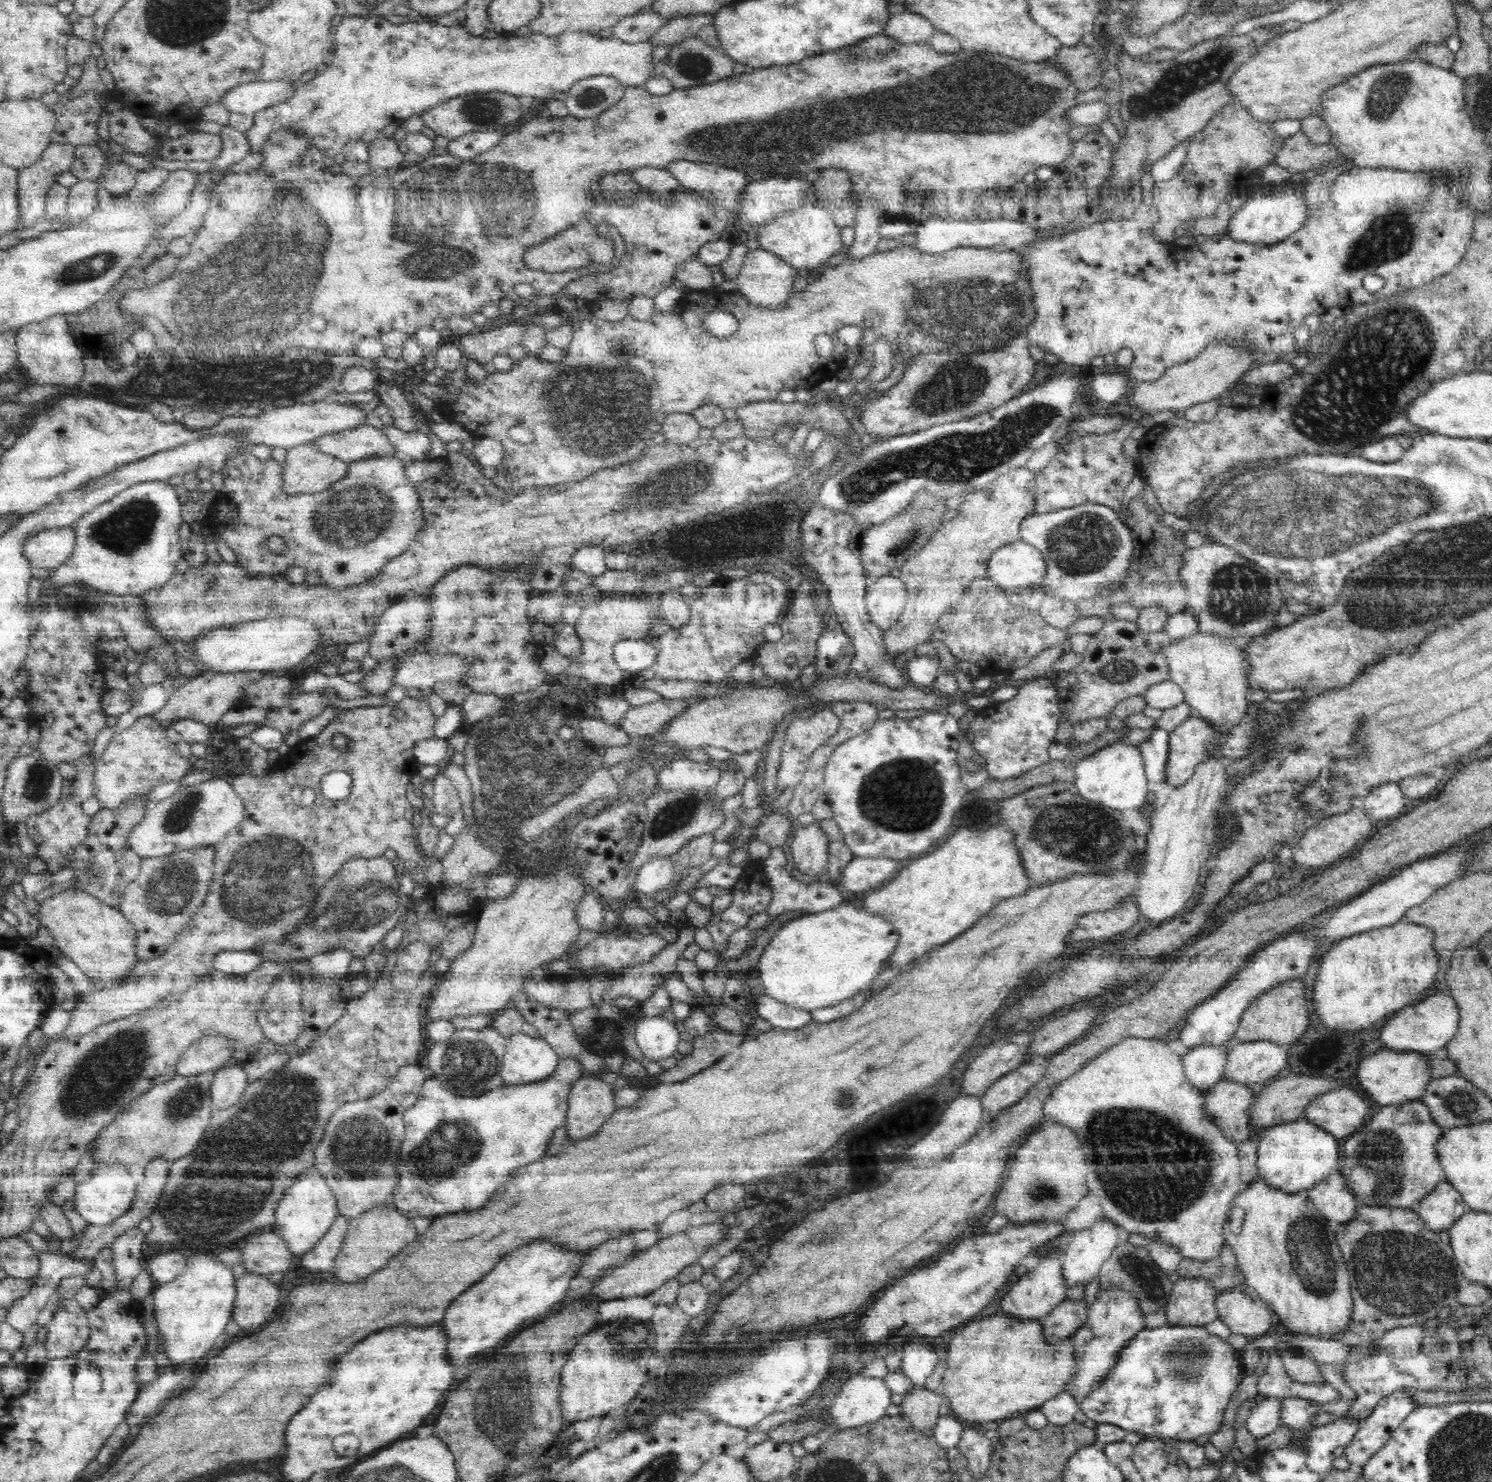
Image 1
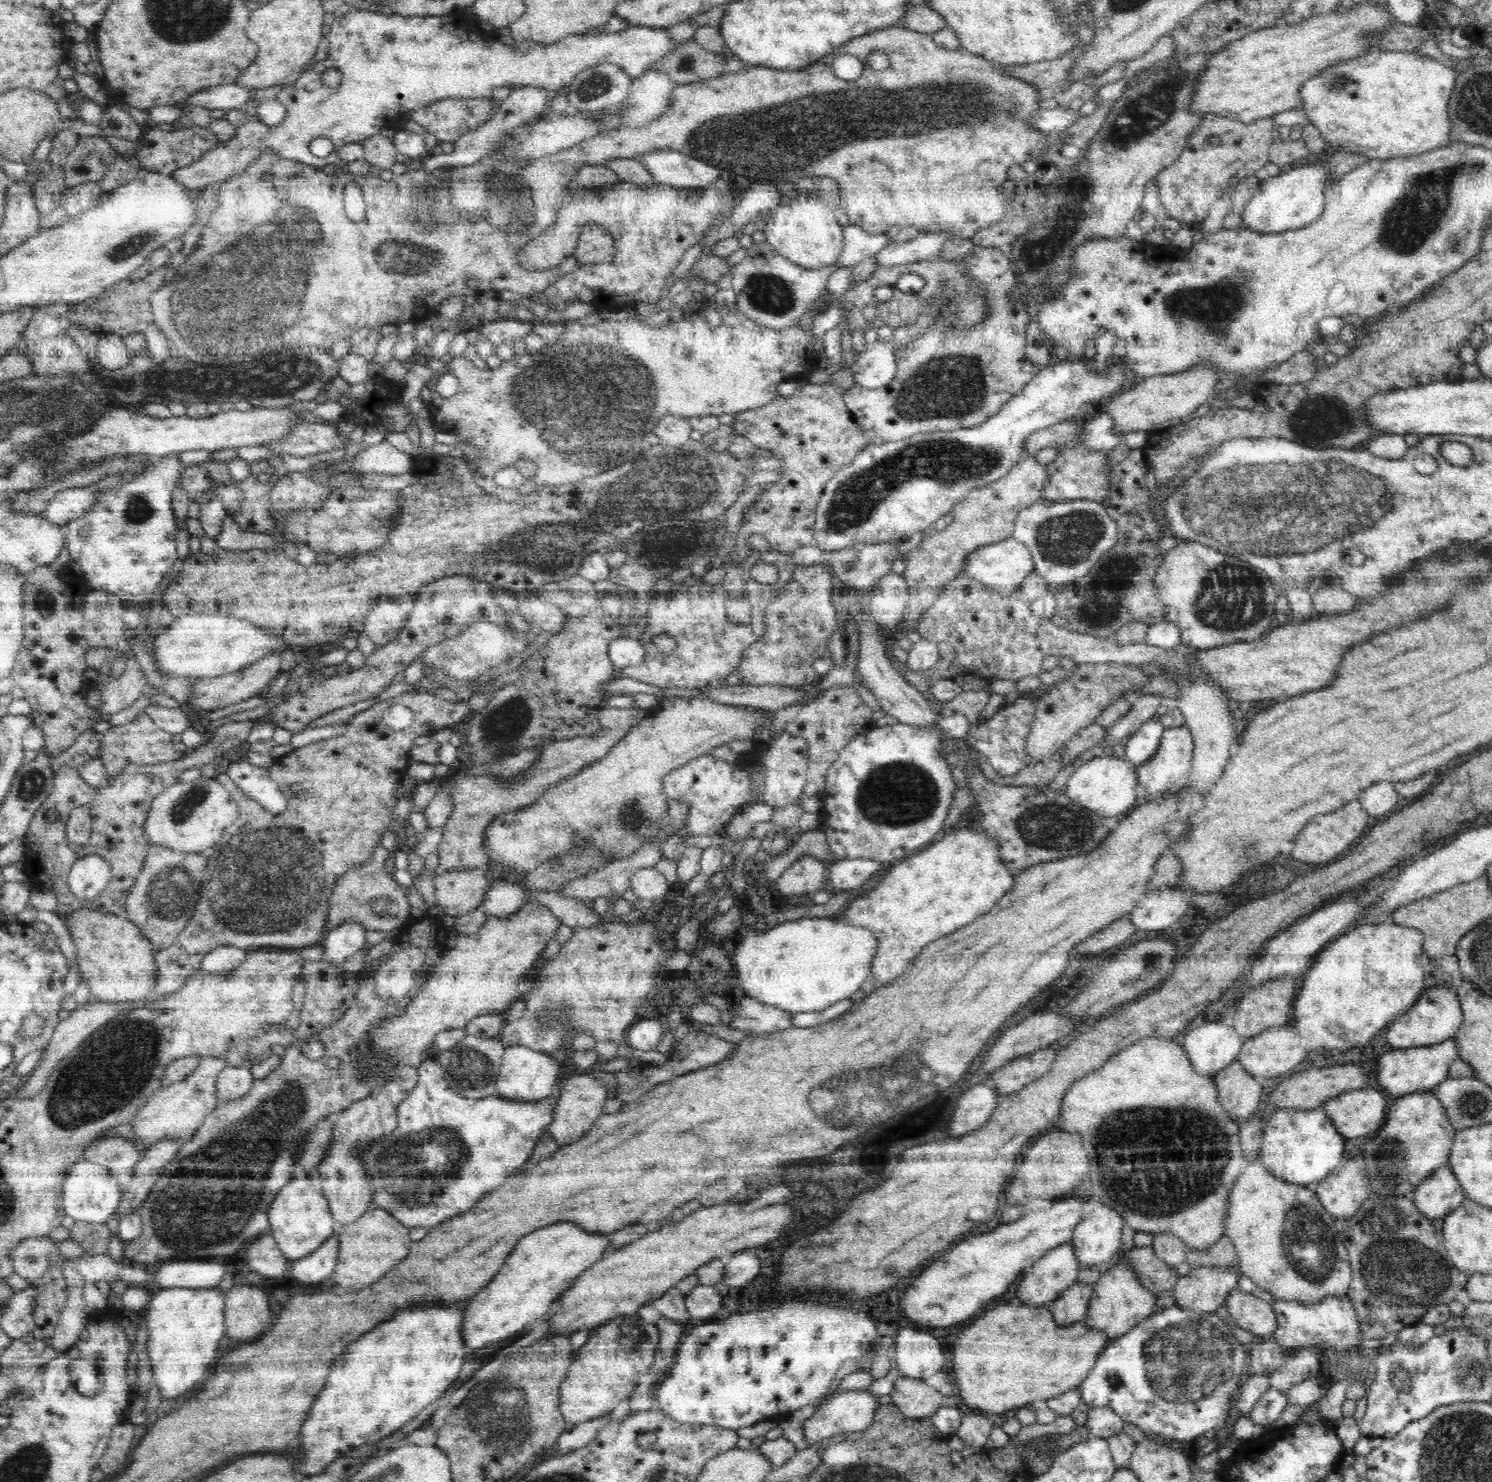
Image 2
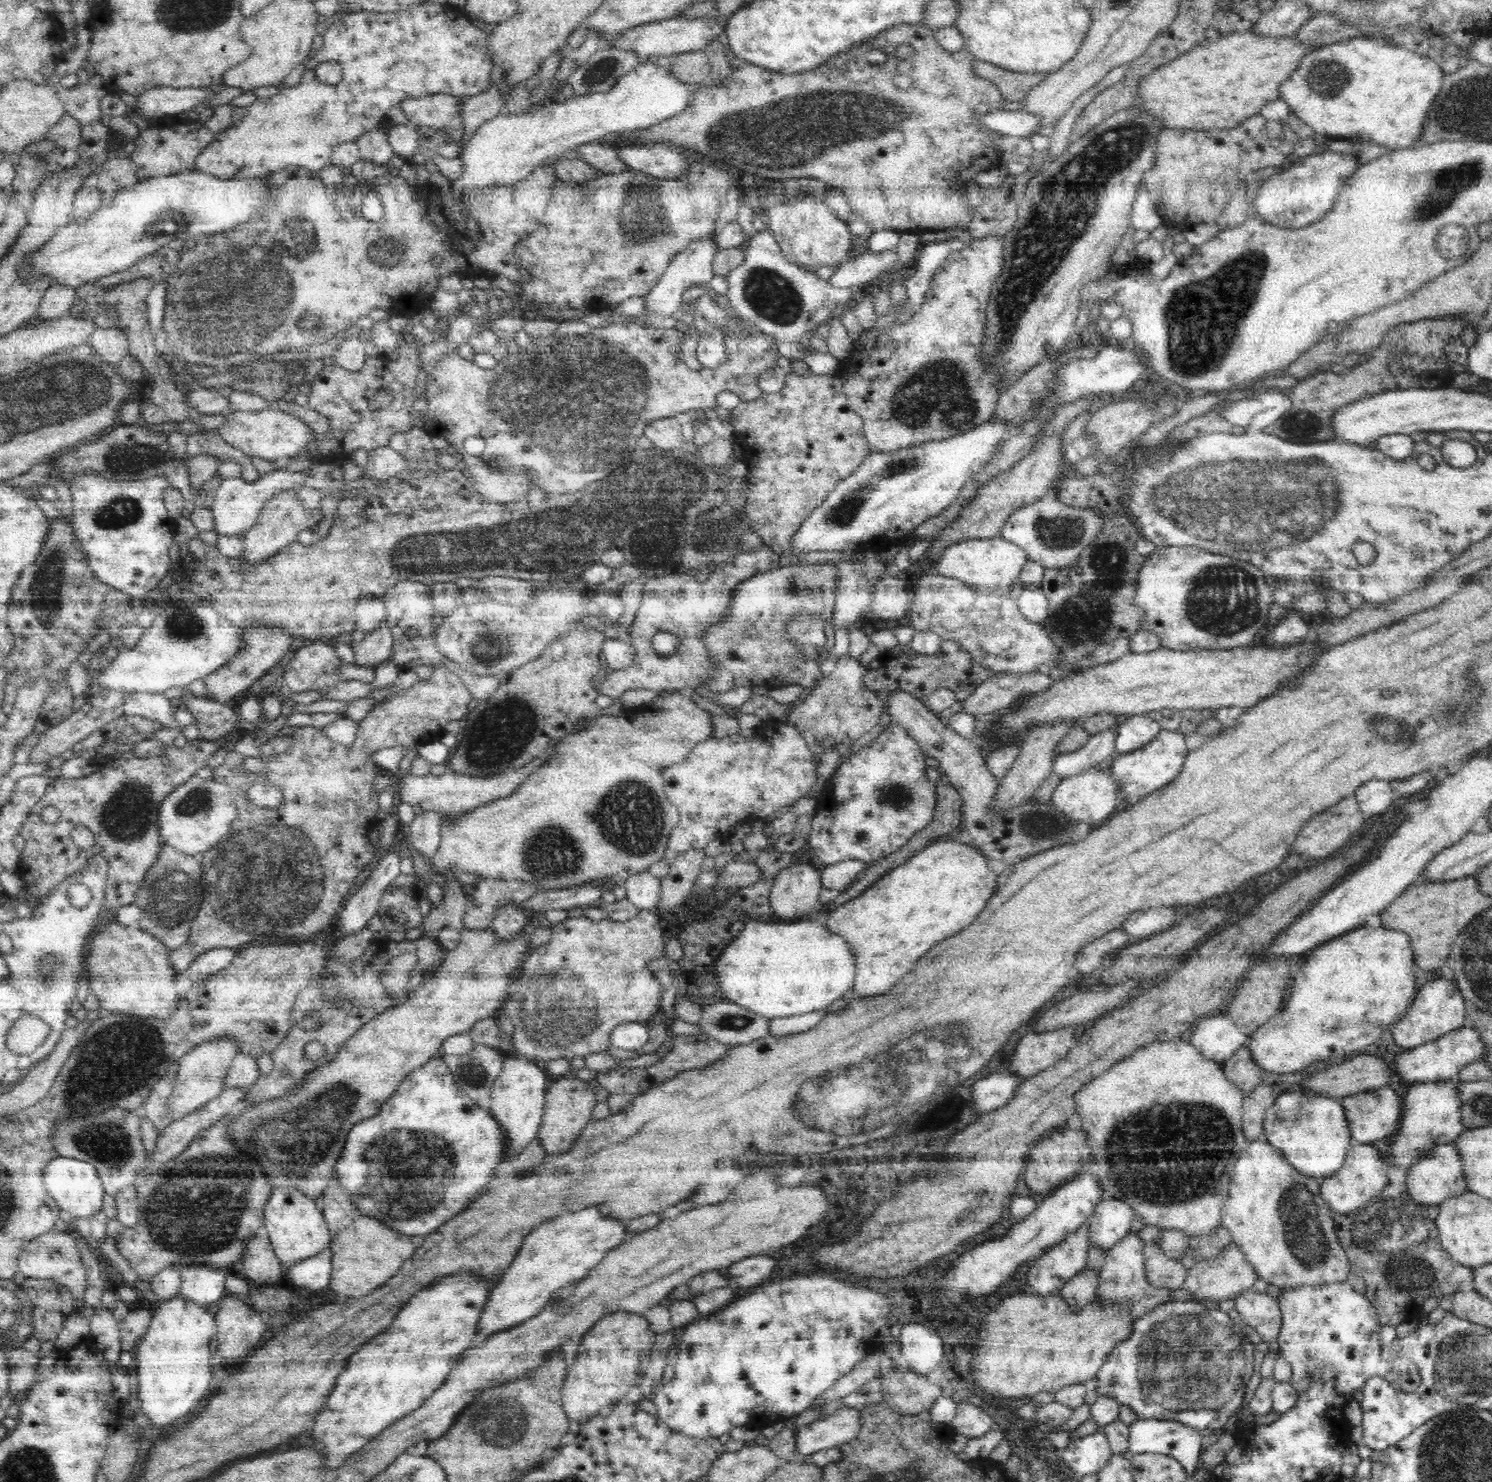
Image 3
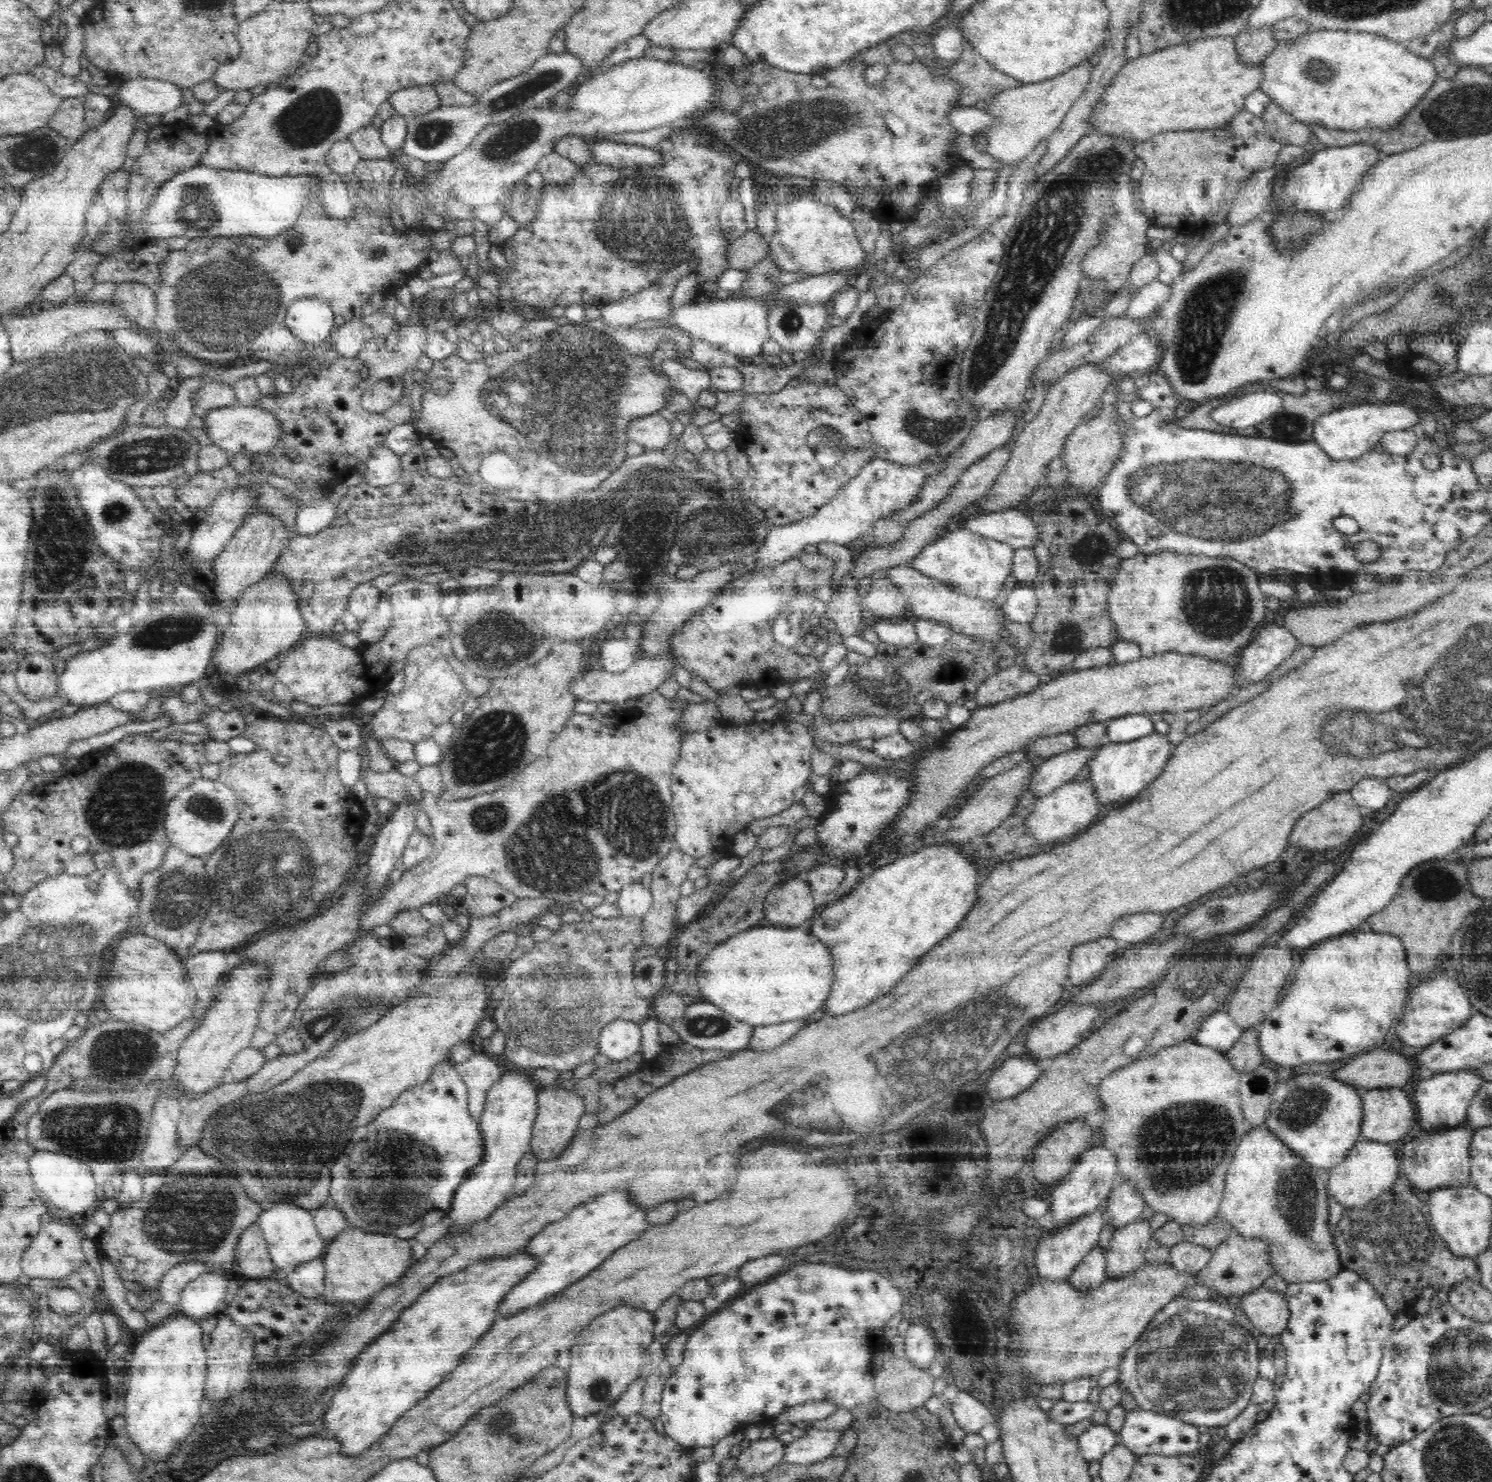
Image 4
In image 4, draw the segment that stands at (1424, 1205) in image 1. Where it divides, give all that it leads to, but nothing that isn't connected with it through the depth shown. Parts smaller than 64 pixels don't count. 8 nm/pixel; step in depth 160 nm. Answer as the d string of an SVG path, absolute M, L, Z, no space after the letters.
M1465 1120L1448 1129L1432 1132L1422 1130L1412 1139L1412 1142L1404 1144L1404 1150L1399 1153L1401 1174L1409 1180L1411 1186L1427 1193L1440 1187L1472 1184L1470 1142L1475 1130Z

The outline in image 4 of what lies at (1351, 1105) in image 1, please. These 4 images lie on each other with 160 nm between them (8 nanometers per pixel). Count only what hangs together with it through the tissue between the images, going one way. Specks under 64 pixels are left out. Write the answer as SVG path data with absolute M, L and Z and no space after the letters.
M1384 1087L1377 1089L1357 1089L1360 1094L1364 1118L1362 1118L1360 1136L1363 1140L1390 1142L1410 1134L1410 1130L1417 1124L1415 1102L1410 1100L1410 1096L1398 1087Z

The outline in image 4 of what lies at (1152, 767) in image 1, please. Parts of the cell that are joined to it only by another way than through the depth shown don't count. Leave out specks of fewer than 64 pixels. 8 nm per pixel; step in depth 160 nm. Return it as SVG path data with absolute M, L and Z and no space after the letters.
M1138 713L1119 716L1107 722L1106 732L1099 739L1099 745L1130 742L1153 732L1154 723L1149 715Z

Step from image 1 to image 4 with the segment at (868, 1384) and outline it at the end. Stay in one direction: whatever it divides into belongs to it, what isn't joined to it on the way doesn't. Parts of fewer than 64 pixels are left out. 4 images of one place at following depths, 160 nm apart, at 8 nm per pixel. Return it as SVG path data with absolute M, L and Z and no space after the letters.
M808 1429L805 1436L785 1446L783 1462L810 1465L828 1459L838 1446L842 1431Z

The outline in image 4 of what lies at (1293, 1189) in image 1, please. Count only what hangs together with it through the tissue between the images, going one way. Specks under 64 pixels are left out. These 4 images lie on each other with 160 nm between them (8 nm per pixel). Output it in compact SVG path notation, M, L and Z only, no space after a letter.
M1302 1074L1277 1085L1264 1126L1302 1160L1327 1174L1361 1139L1362 1108L1360 1094L1352 1085L1320 1074Z

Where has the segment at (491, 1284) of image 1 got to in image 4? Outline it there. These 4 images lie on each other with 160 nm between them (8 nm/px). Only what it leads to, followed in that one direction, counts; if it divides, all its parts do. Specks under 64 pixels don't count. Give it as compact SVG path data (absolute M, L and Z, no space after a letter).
M608 1192L574 1208L568 1216L538 1232L526 1245L524 1252L536 1257L538 1266L504 1296L504 1304L500 1304L498 1312L510 1316L563 1291L572 1282L584 1278L590 1270L598 1268L608 1256L612 1256L610 1252L640 1238L646 1228L646 1212L638 1208L626 1192Z

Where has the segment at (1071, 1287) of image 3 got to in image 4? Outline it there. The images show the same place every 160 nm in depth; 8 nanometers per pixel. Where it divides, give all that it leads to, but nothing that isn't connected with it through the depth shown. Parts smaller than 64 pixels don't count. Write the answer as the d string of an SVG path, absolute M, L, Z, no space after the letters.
M1094 1247L1069 1276L1072 1287L1082 1292L1098 1288L1106 1279L1106 1255L1102 1247Z

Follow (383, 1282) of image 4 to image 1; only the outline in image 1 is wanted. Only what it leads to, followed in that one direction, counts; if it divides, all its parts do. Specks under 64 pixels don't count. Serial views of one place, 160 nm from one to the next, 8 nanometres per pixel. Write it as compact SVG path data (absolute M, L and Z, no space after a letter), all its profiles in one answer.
M390 1202L374 1207L374 1210L349 1221L347 1236L344 1238L338 1258L333 1260L334 1276L340 1282L360 1282L360 1280L364 1280L372 1272L386 1266L392 1256L396 1256L404 1246L408 1246L410 1242L414 1242L418 1238L414 1224L406 1216L400 1216L400 1212L396 1212L392 1204Z

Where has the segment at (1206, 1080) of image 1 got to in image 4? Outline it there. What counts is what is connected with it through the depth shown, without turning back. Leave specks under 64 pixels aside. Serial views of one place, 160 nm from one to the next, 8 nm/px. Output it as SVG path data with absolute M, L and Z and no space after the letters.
M1216 1011L1201 1022L1194 1041L1224 1053L1242 1034L1243 1029L1234 1022L1230 1013Z

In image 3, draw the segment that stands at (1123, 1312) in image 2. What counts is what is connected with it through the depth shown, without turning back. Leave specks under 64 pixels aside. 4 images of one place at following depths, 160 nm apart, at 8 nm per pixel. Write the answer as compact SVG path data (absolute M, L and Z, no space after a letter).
M1130 1232L1124 1235L1120 1242L1114 1243L1105 1251L1105 1262L1099 1270L1099 1284L1096 1292L1096 1300L1100 1303L1120 1303L1130 1305L1130 1315L1134 1318L1144 1316L1155 1306L1172 1301L1172 1289L1165 1288L1158 1290L1153 1287L1147 1279L1145 1273L1143 1248L1145 1242L1137 1232Z

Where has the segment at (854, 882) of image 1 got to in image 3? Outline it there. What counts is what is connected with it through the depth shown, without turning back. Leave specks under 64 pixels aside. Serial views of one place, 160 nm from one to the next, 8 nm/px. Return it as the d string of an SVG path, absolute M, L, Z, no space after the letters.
M844 860L842 862L825 865L820 868L823 888L845 890L861 876L866 868L862 860Z

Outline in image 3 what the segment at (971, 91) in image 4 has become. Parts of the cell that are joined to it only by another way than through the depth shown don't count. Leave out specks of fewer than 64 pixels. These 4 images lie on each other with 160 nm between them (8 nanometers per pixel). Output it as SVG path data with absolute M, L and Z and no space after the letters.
M984 61L974 62L974 75L996 85L1005 100L1010 102L1022 100L1031 88L1042 84L1048 76L1046 73L1013 72Z

